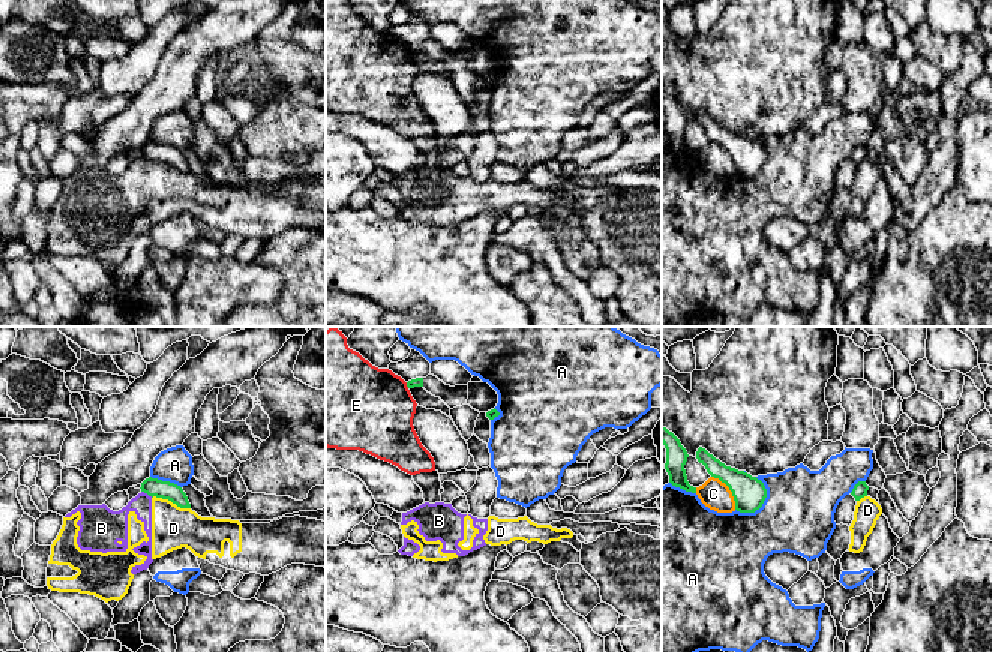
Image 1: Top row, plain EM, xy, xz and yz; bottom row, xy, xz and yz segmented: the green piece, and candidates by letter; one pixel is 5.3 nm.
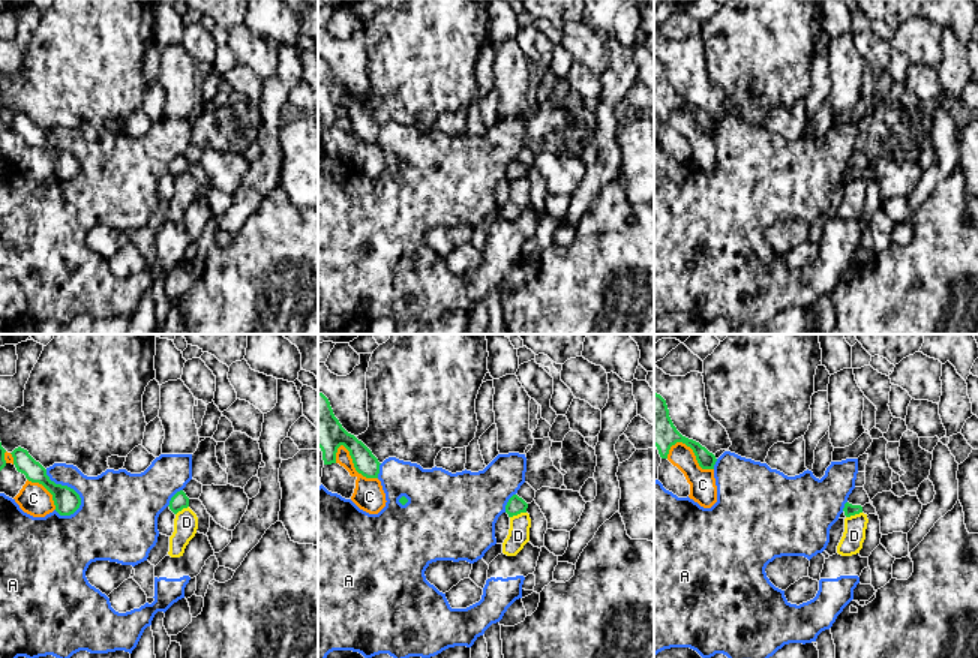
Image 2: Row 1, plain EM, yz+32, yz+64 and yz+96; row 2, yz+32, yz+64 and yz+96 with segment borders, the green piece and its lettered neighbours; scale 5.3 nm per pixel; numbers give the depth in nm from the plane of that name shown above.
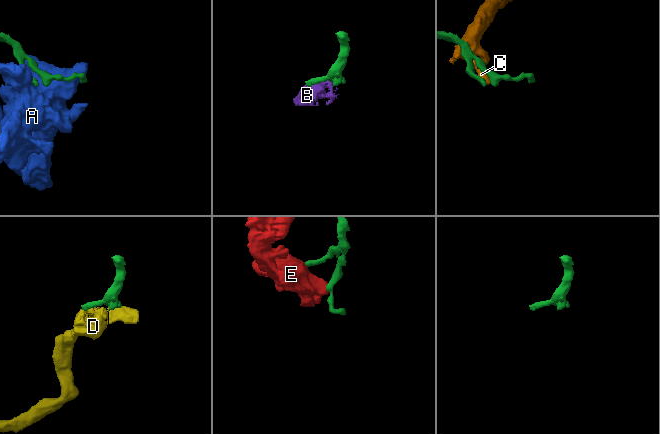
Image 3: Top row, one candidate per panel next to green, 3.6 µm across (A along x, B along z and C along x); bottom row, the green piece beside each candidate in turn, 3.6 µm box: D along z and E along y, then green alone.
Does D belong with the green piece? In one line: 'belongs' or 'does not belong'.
does not belong

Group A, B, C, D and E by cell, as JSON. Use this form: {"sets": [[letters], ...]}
{"sets": [["A"], ["B", "D", "E"], ["C"]]}

